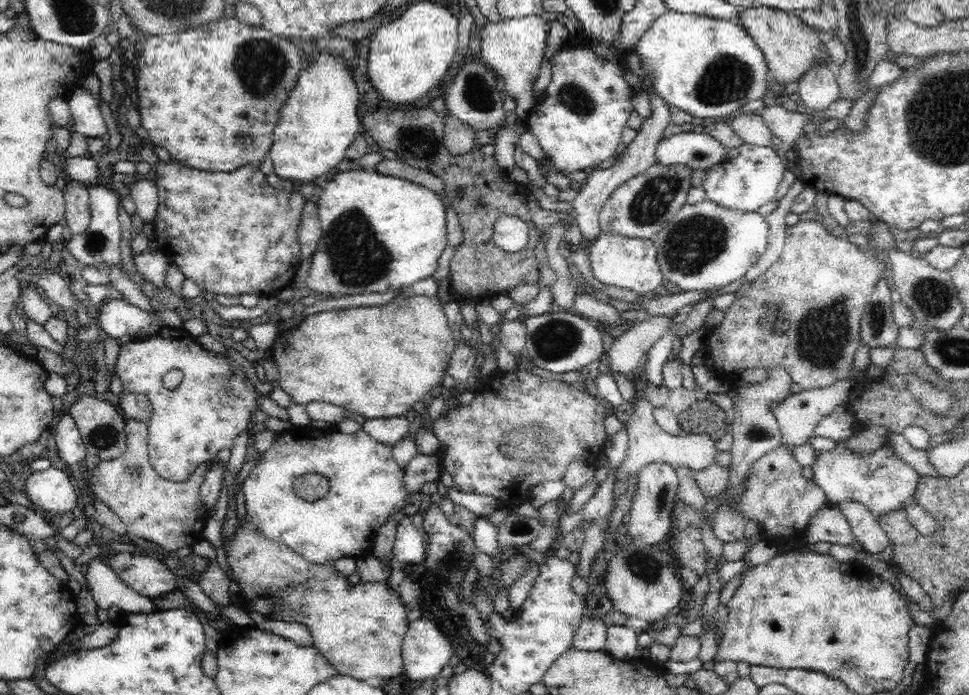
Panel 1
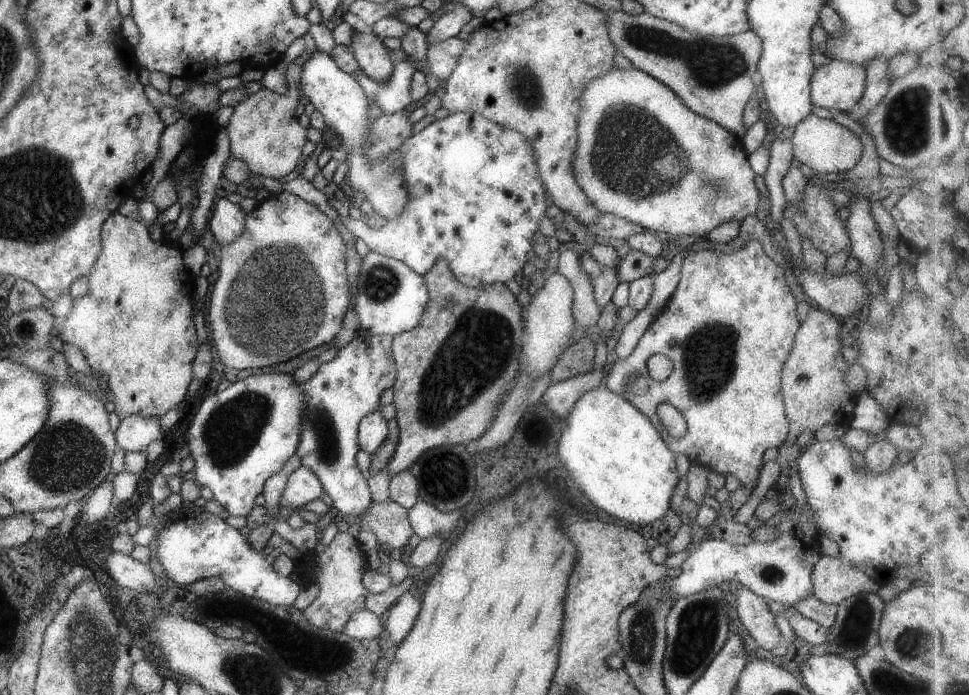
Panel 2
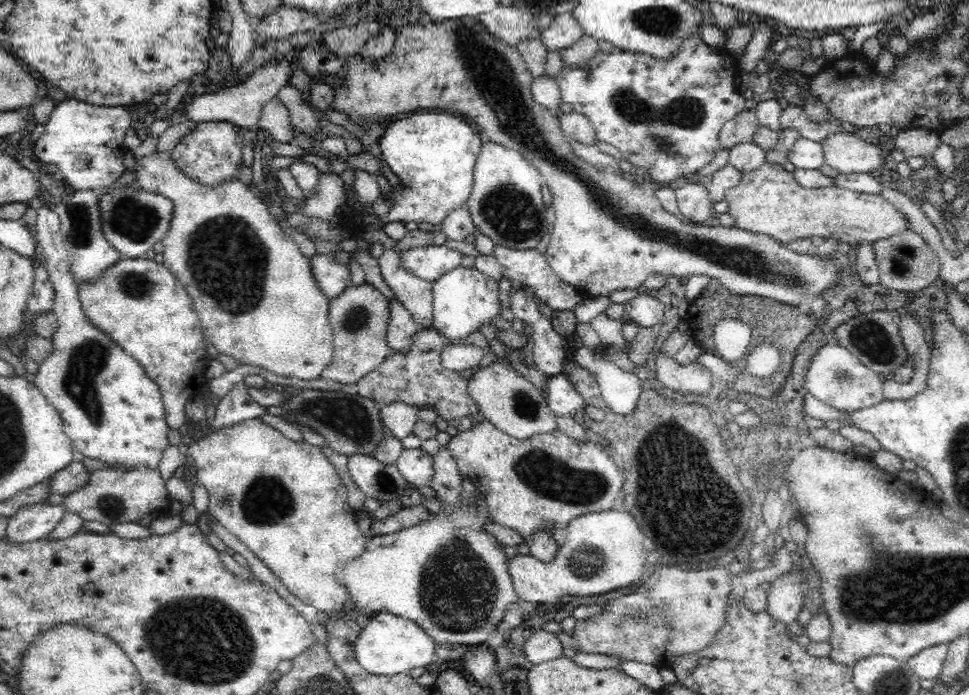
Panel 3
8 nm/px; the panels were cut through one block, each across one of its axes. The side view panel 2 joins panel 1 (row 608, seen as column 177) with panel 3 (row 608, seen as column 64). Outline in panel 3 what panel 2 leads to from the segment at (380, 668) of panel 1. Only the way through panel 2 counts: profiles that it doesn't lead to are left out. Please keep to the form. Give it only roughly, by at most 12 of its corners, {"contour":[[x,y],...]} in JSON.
{"contour":[[259,418],[189,446],[208,512],[321,617],[367,538],[328,456]]}

